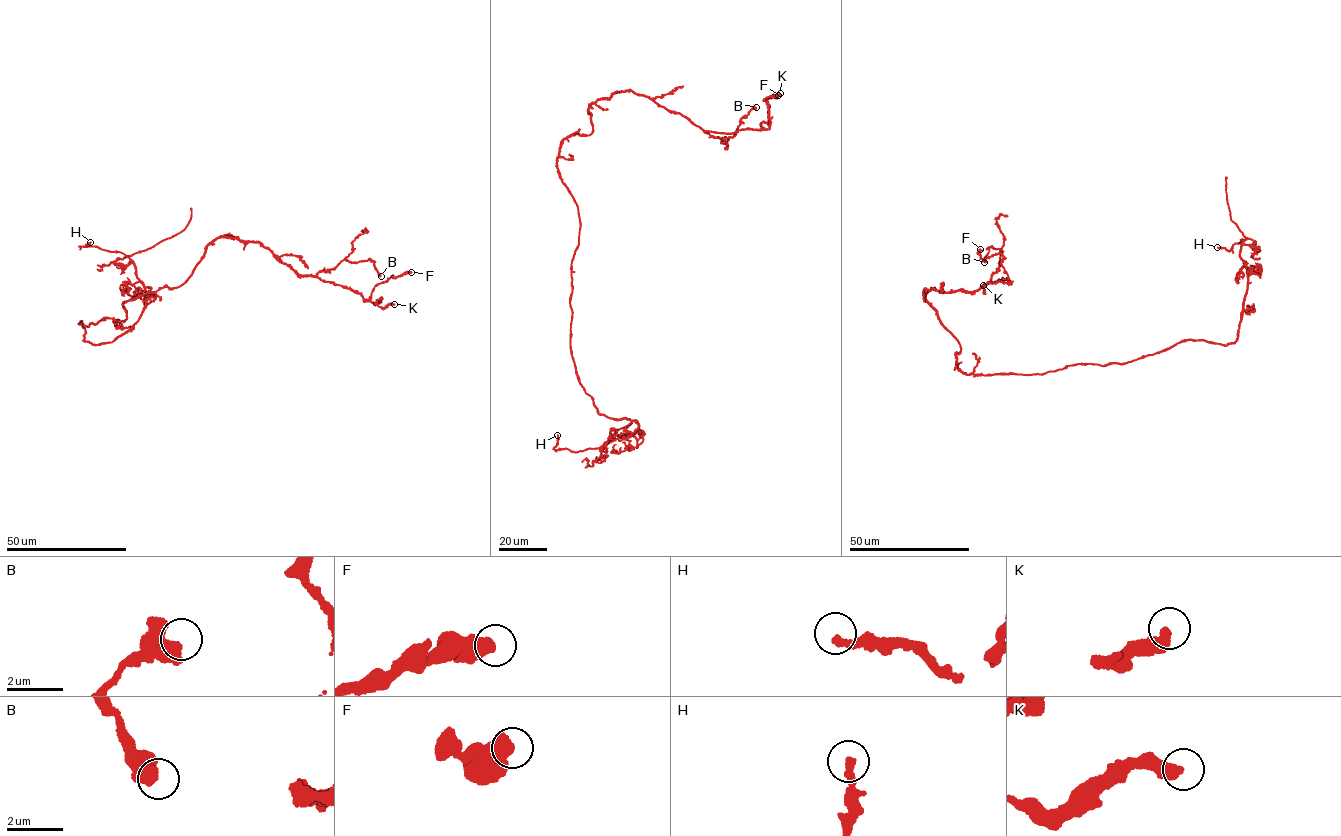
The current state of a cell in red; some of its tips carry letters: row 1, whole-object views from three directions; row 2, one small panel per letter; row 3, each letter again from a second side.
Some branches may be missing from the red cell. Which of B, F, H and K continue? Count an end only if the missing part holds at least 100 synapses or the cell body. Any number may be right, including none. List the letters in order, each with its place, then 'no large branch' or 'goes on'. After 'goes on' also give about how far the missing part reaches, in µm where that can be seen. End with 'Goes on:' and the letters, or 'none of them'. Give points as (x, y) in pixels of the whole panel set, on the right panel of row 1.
B: place (984, 262); no large branch
F: place (980, 249); no large branch
H: place (1217, 247); no large branch
K: place (983, 285); no large branch
Goes on: none of them

